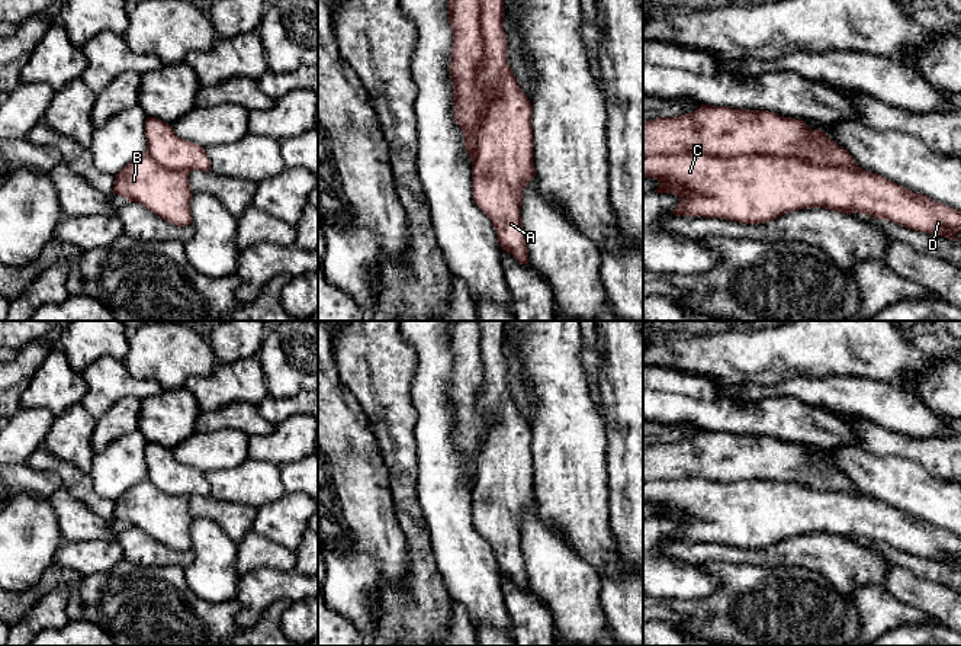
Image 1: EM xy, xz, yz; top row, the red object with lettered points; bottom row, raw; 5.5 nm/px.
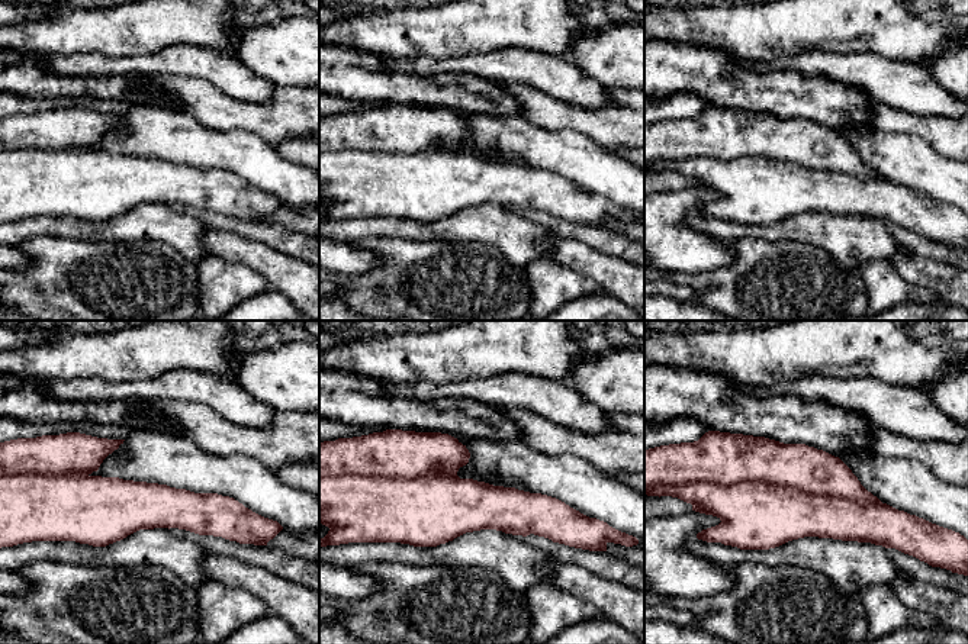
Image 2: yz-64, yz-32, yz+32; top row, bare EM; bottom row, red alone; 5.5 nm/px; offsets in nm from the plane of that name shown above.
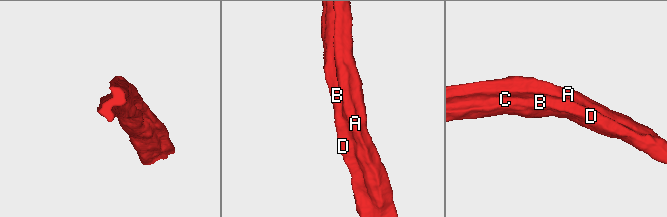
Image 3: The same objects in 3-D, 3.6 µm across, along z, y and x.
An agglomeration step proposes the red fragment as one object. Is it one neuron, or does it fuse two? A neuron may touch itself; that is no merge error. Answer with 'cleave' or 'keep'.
cleave

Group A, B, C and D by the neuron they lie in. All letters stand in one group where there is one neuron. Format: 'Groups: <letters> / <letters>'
Groups: A / B C D

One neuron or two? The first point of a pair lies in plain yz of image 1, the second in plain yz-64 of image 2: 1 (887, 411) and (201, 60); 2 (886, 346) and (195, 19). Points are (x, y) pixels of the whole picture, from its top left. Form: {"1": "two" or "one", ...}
{"1": "one", "2": "one"}

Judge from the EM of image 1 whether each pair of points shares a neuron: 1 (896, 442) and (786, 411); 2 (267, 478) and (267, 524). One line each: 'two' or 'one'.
1: two
2: two

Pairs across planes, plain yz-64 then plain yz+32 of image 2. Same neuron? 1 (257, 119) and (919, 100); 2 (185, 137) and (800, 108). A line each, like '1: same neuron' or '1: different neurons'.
1: different neurons
2: different neurons

